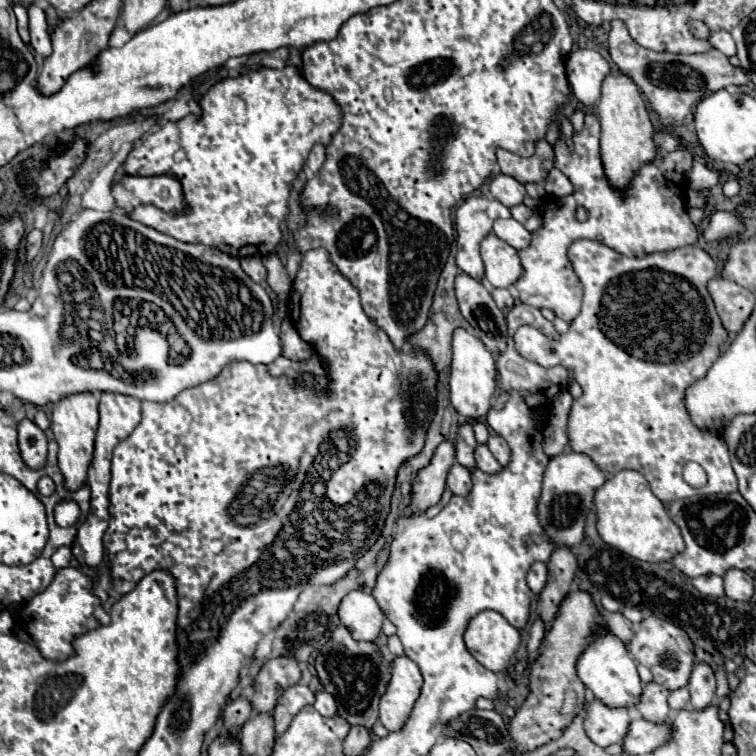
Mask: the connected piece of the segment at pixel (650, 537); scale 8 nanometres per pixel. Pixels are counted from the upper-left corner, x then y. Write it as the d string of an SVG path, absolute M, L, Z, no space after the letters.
M620 470L612 474L594 494L600 538L632 558L644 562L666 562L684 550L684 540L676 524L672 524L664 504L652 494L646 478L636 470Z

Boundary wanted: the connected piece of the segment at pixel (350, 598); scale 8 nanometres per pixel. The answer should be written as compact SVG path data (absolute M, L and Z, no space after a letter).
M352 590L342 598L338 606L338 618L342 626L350 630L354 640L376 640L382 630L384 612L380 612L372 594Z

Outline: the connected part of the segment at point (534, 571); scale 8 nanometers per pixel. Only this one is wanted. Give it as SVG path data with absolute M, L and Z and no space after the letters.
M536 562L536 564L530 566L526 580L528 580L528 586L530 586L530 590L532 590L534 594L538 594L538 592L544 588L544 584L546 584L546 574L548 574L548 570L546 570L546 564L544 564L544 562Z

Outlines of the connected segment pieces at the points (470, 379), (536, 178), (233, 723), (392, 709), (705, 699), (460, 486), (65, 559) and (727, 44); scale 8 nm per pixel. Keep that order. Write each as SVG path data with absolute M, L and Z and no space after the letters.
M456 328L454 336L452 336L452 370L450 370L450 402L452 402L452 406L462 416L466 416L468 420L478 420L490 410L490 400L492 400L494 390L496 390L496 362L494 362L494 356L486 350L484 342L478 336L474 336L470 330Z
M546 140L536 142L536 152L530 158L516 156L508 150L498 150L500 170L518 182L544 182L550 168L554 166L554 148Z
M238 698L238 700L232 700L228 702L228 706L224 708L222 712L222 720L224 720L224 730L230 734L230 736L238 736L240 728L244 726L244 722L252 716L252 706L248 700L244 698Z
M396 656L392 662L392 678L380 698L380 722L386 730L400 730L414 702L420 696L422 674L408 656Z
M696 662L690 682L688 682L688 690L692 696L692 706L696 710L706 708L708 704L714 702L714 692L716 692L716 678L714 678L714 670L710 664L706 662Z
M454 462L454 466L448 472L448 488L452 490L452 494L464 496L464 494L468 494L470 486L472 486L472 482L470 482L468 468L458 464L458 462Z
M62 546L62 548L58 548L56 552L54 552L54 556L52 556L52 562L54 562L54 566L60 570L60 568L66 568L68 564L70 564L70 560L72 560L72 550L68 548L68 546Z
M716 30L716 32L712 32L710 38L708 38L708 42L712 44L712 48L720 50L720 52L726 54L726 56L734 56L734 54L736 54L734 40L732 40L732 36L730 36L726 30Z

